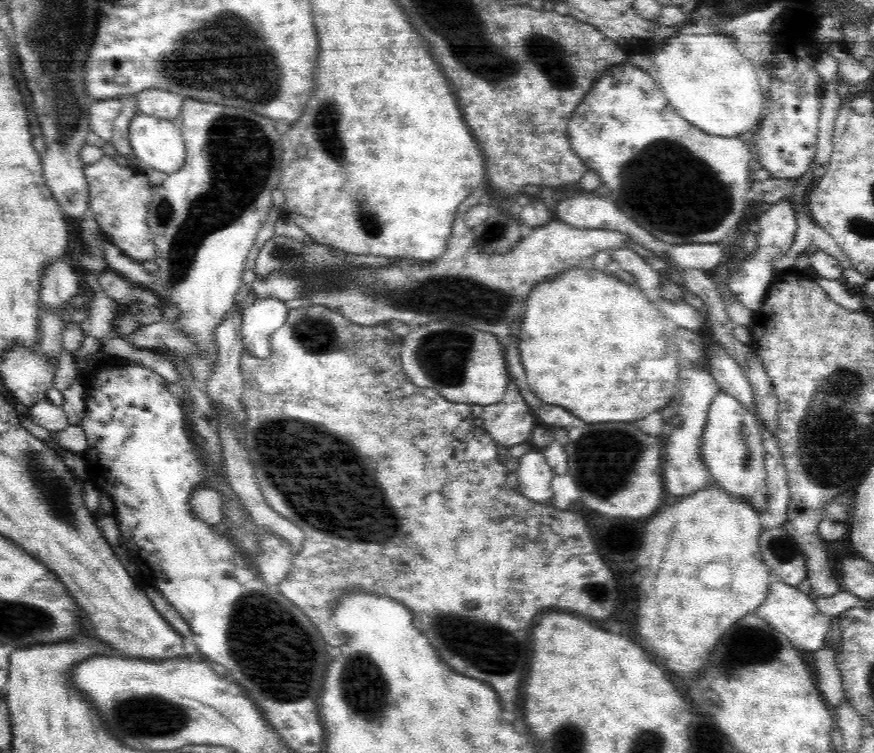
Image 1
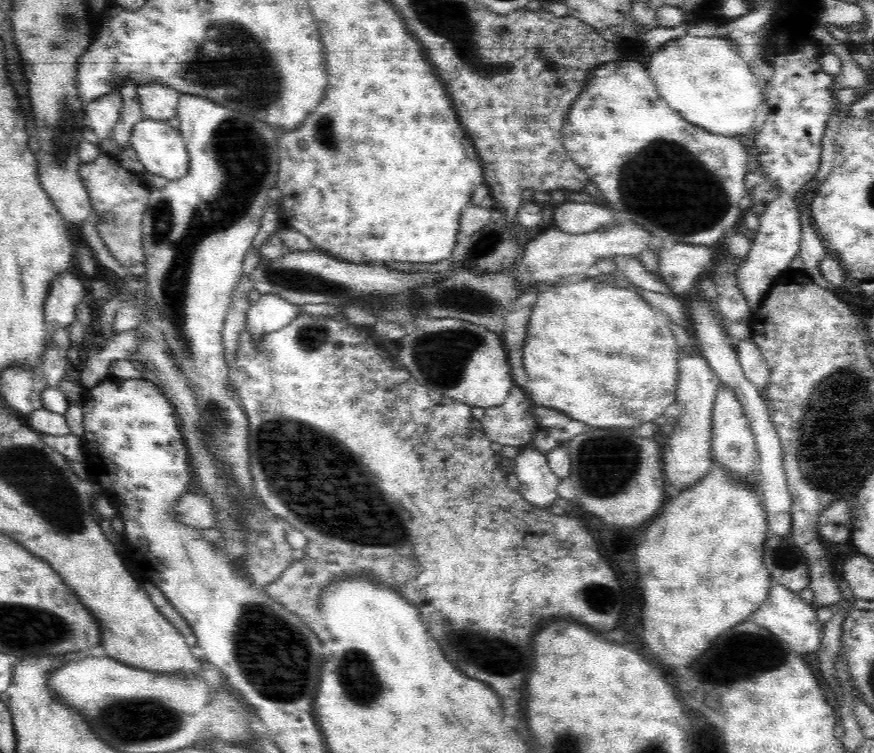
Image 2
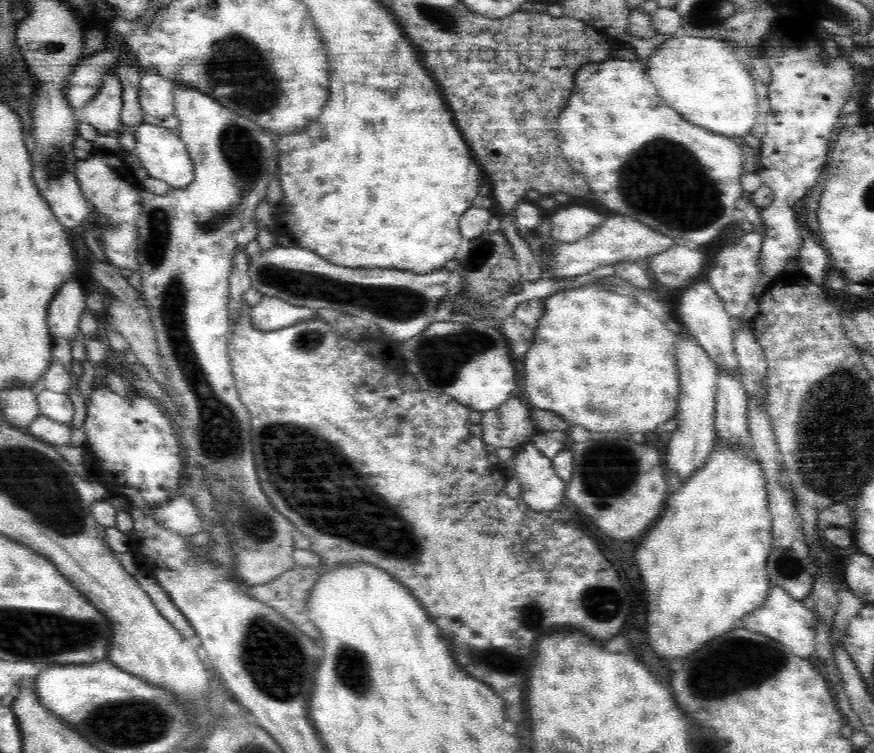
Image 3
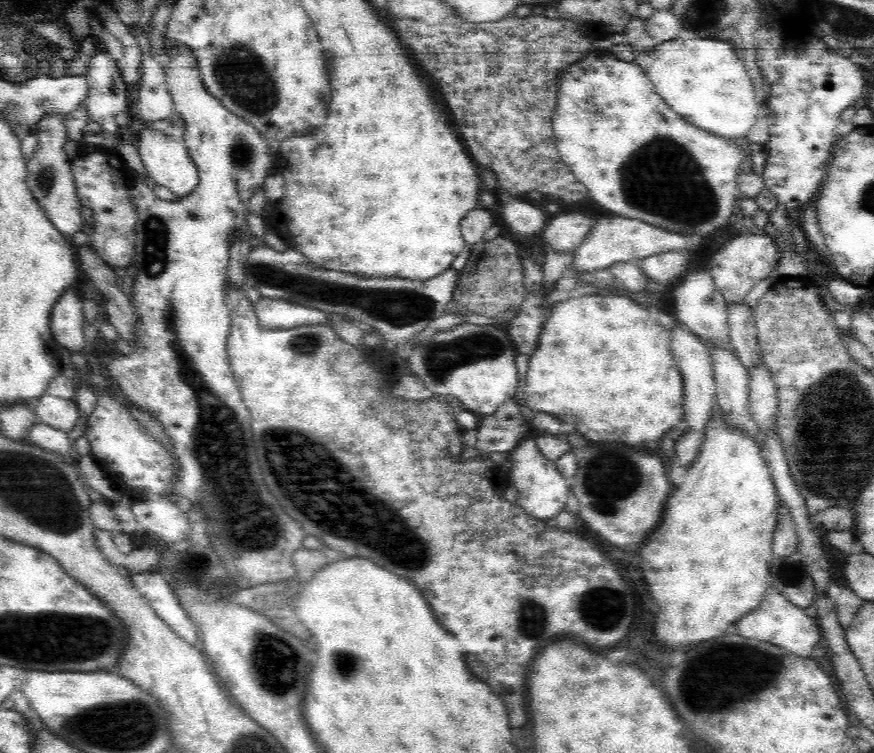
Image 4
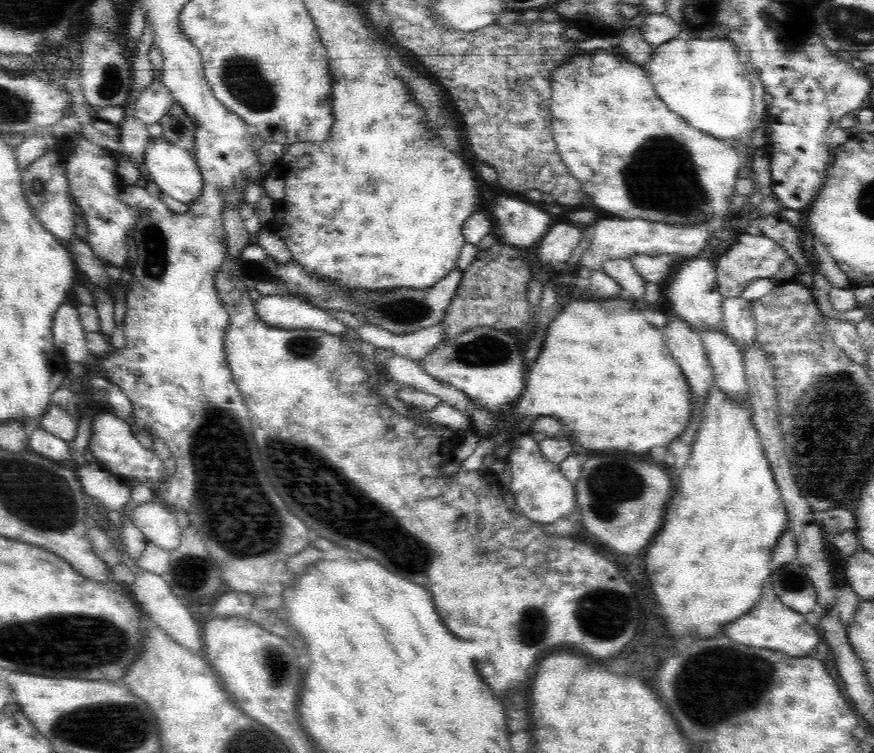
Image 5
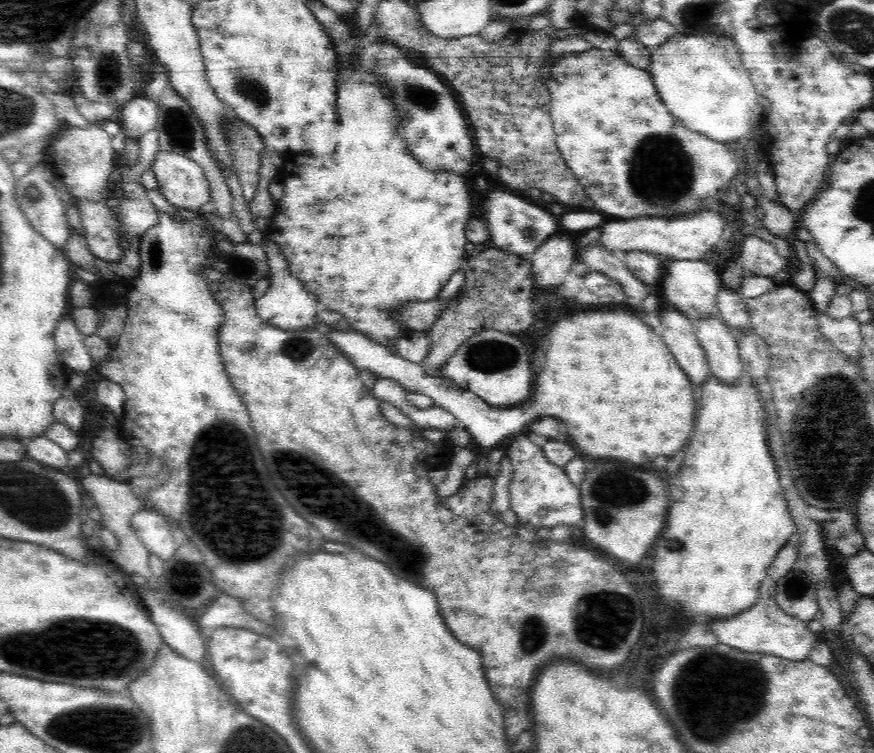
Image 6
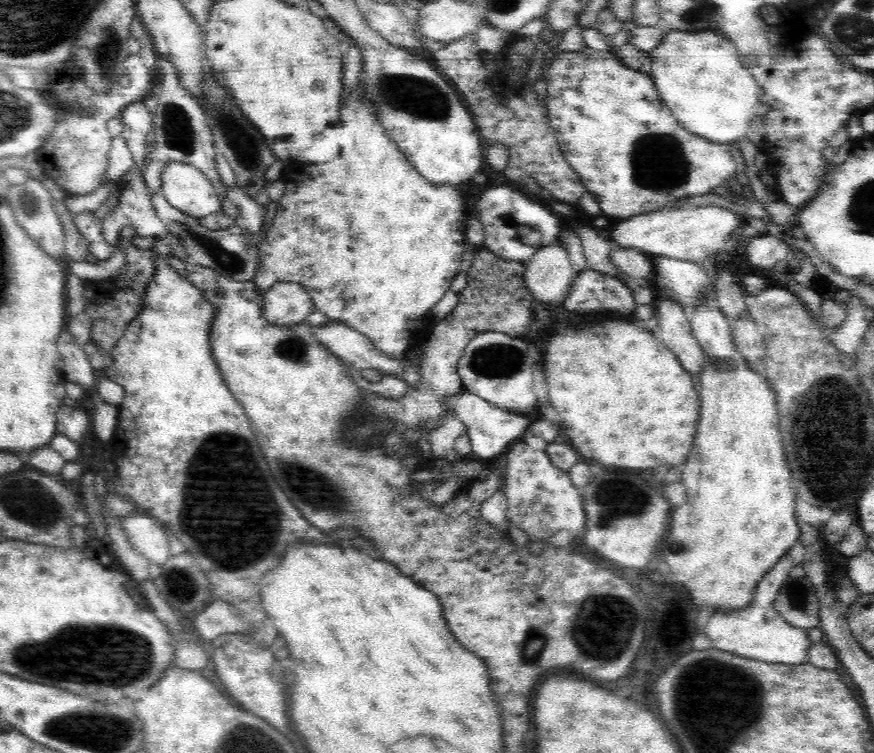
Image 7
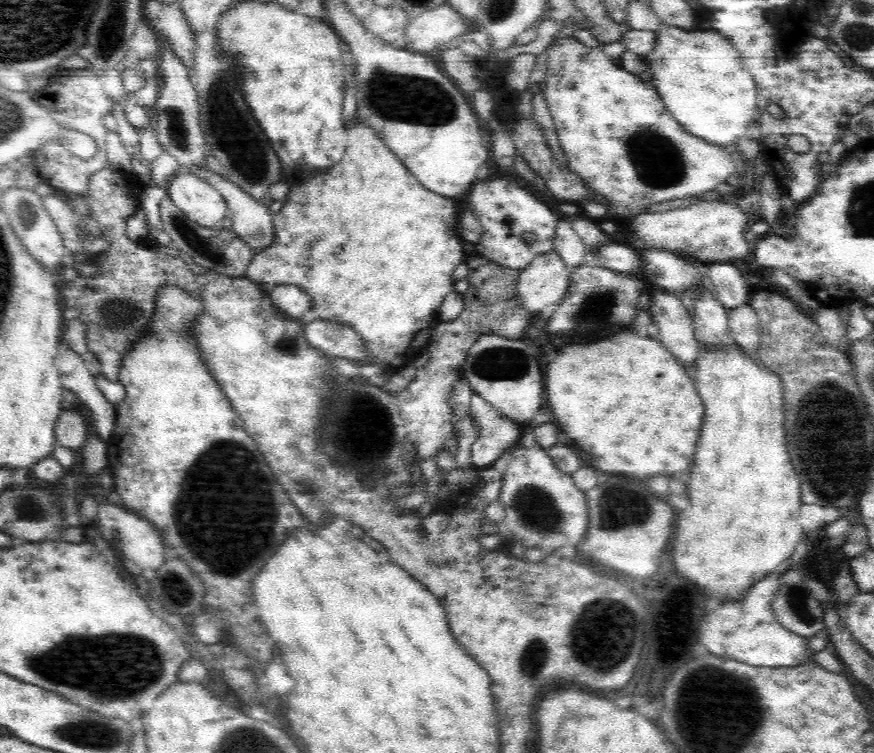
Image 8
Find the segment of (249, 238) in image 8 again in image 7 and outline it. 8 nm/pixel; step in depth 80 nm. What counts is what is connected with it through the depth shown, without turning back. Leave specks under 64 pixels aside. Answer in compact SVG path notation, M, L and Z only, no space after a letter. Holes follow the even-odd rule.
M226 186L225 197L231 206L237 206L237 210L239 210L236 218L231 220L233 224L240 226L243 231L245 230L245 232L256 236L264 226L266 208L257 203L241 187Z

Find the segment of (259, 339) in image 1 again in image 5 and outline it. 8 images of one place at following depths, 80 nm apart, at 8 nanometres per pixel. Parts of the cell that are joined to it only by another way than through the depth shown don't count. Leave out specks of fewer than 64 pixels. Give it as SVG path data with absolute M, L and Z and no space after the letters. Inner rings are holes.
M292 293L261 295L255 300L255 312L262 322L271 327L310 328L340 336L349 328L312 301Z

